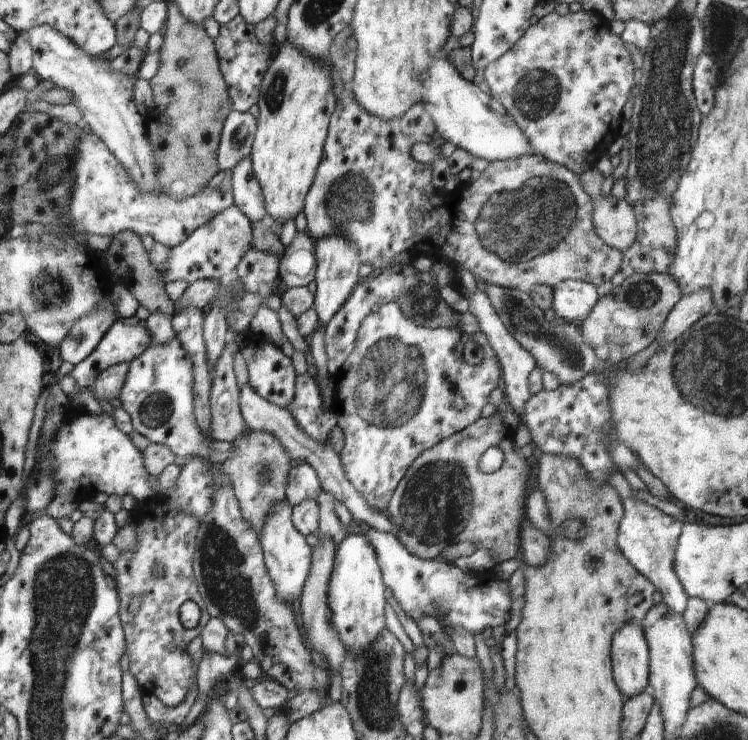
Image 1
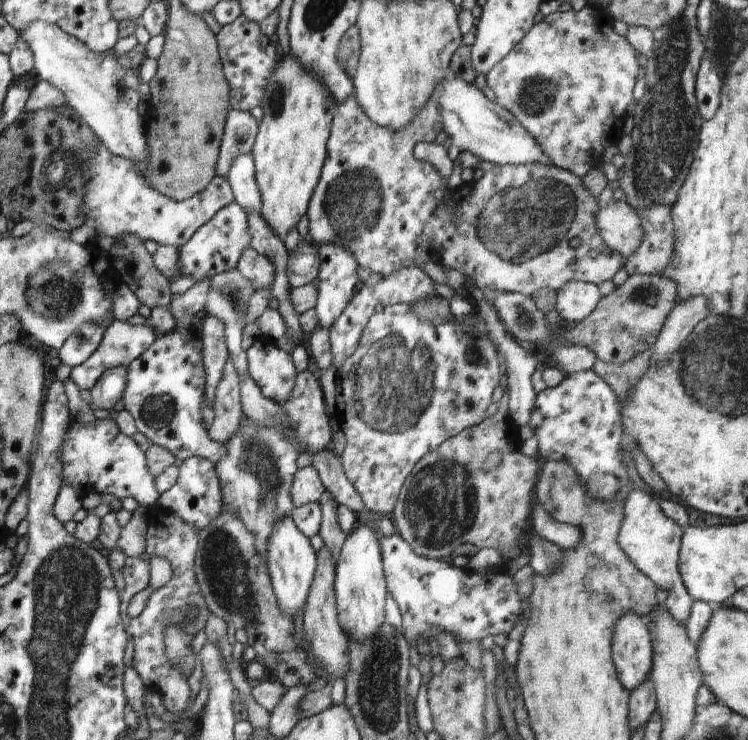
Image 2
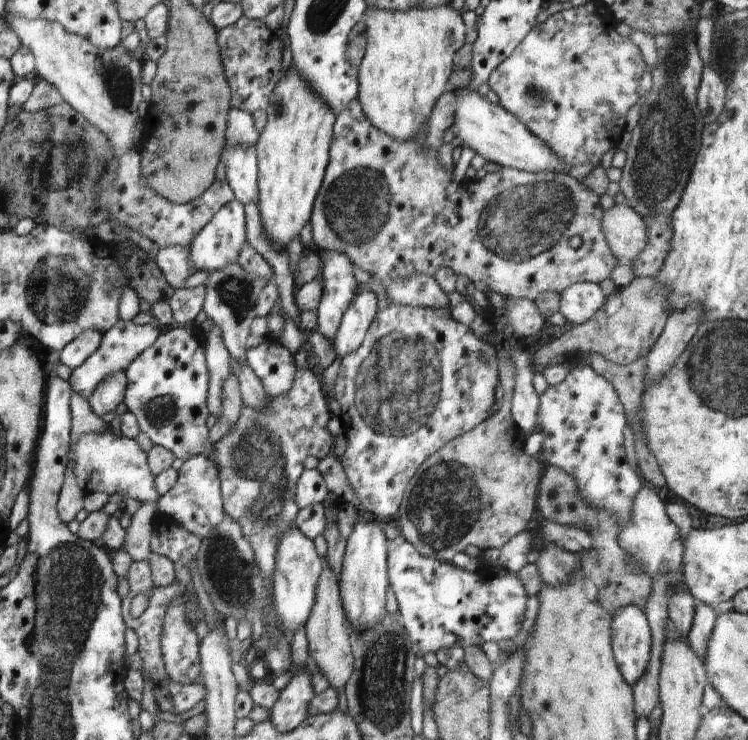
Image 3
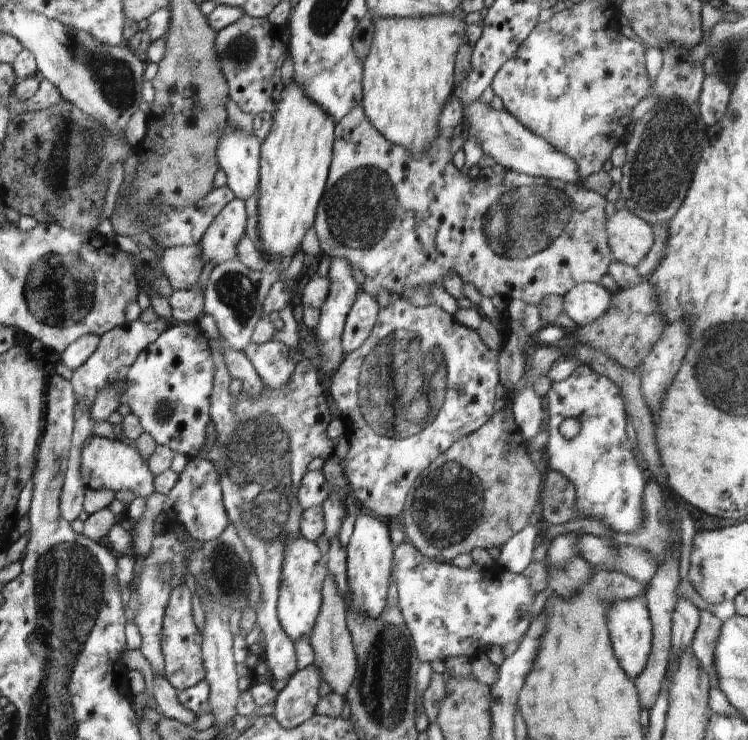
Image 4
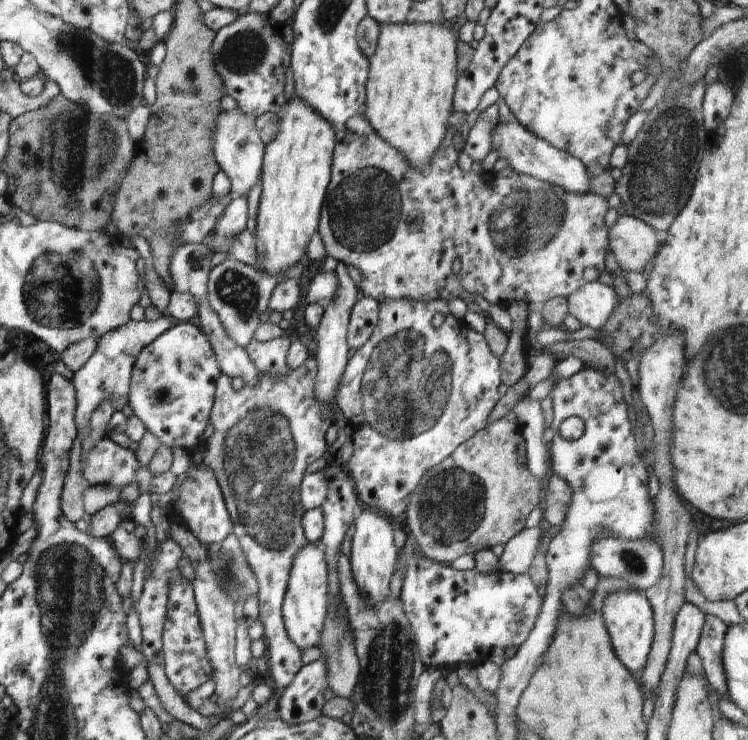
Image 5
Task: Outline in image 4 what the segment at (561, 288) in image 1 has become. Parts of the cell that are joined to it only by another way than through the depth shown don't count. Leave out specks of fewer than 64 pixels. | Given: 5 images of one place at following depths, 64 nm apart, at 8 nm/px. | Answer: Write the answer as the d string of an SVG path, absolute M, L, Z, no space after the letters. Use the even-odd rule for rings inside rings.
M598 283L578 284L563 297L563 313L576 323L576 327L584 328L608 312L612 295Z

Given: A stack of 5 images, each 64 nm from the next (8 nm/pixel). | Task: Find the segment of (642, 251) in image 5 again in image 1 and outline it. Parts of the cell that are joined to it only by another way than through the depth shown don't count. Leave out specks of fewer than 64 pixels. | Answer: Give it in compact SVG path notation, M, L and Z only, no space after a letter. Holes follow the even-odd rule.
M614 196L596 198L592 214L594 230L610 248L624 254L636 240L638 220L632 206Z

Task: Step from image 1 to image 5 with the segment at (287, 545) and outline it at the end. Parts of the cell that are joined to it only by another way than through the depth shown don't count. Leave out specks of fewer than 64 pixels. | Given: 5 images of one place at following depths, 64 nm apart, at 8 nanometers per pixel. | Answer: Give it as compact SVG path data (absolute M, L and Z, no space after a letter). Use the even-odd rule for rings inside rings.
M312 543L306 544L301 550L298 550L298 554L292 562L288 590L286 590L284 602L282 602L282 618L284 618L286 633L290 641L294 642L294 646L301 652L307 652L309 657L313 657L316 653L320 634L322 634L322 628L324 628L324 622L328 616L327 571L328 566L322 550L313 546Z

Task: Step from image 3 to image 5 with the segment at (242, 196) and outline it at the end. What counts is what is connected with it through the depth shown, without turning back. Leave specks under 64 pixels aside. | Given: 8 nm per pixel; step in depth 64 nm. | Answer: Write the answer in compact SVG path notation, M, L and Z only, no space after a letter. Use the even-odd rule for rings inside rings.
M239 107L234 112L222 110L216 118L212 144L216 162L218 162L221 171L230 178L231 192L240 194L240 197L247 197L248 192L261 179L264 152L266 150L266 146L256 128L256 116L254 114L244 114Z

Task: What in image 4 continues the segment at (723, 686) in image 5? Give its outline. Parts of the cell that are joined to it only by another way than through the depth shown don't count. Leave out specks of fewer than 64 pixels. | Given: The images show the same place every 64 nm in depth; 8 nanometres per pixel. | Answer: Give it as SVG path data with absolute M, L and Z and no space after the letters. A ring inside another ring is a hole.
M701 610L699 614L699 624L690 651L707 673L710 685L718 686L718 679L713 670L713 653L720 633L721 620L708 610Z

